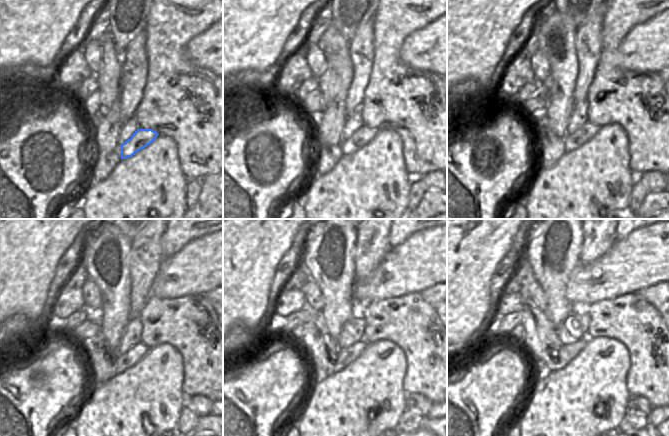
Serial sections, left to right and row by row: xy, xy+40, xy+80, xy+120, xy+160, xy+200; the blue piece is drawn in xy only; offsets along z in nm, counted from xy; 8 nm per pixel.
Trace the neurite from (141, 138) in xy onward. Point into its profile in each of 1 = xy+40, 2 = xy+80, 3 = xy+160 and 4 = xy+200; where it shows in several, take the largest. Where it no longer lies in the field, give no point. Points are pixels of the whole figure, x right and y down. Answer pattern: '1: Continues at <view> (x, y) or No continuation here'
1: Continues at xy+40 (363, 135)
2: Continues at xy+80 (573, 141)
3: Continues at xy+160 (347, 355)
4: Continues at xy+200 (567, 353).

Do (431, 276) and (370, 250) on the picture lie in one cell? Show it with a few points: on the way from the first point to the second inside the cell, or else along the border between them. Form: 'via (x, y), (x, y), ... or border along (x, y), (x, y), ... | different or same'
border along (391, 247), (370, 275) | different

